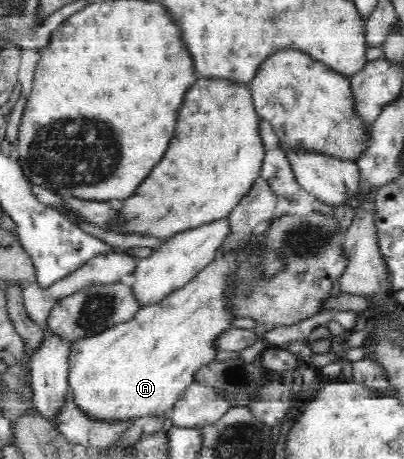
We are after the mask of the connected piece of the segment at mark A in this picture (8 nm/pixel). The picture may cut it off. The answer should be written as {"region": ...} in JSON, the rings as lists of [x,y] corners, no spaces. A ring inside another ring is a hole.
{"region":[[[228,254],[228,256],[220,256],[214,264],[208,265],[208,268],[204,268],[199,271],[195,278],[188,282],[181,290],[171,292],[167,298],[159,300],[158,303],[152,303],[151,306],[143,307],[138,310],[138,313],[134,315],[134,318],[126,320],[126,322],[120,322],[114,327],[108,327],[107,330],[92,336],[91,338],[82,338],[73,344],[70,350],[70,356],[68,356],[69,364],[69,390],[72,395],[72,400],[75,402],[76,407],[86,412],[86,416],[93,418],[94,420],[107,420],[108,422],[118,422],[118,420],[140,420],[144,417],[161,416],[163,414],[169,415],[176,405],[177,400],[182,397],[186,388],[188,388],[192,382],[194,382],[194,376],[198,369],[201,369],[204,365],[208,365],[209,362],[215,360],[217,353],[216,338],[230,330],[232,328],[232,321],[237,318],[234,315],[234,308],[230,307],[228,300],[230,296],[236,294],[238,290],[238,270],[240,270],[240,260],[236,258],[236,254]]]}

